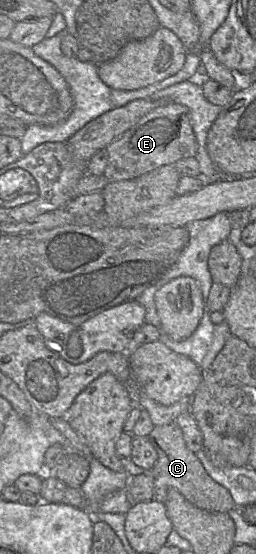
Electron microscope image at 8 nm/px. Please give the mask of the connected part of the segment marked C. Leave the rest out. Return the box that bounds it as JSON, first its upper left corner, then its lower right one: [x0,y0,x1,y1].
[148,422,234,513]

